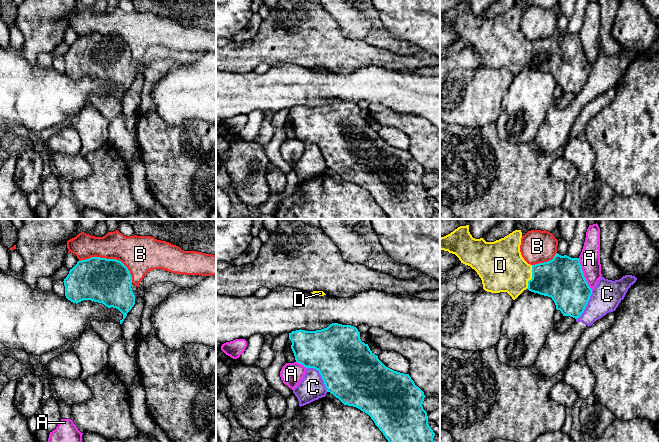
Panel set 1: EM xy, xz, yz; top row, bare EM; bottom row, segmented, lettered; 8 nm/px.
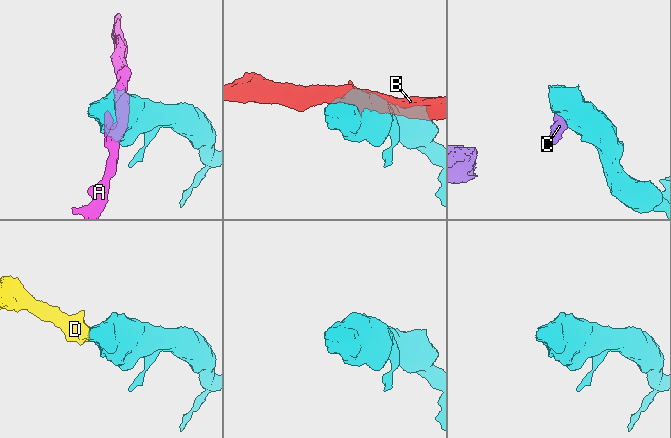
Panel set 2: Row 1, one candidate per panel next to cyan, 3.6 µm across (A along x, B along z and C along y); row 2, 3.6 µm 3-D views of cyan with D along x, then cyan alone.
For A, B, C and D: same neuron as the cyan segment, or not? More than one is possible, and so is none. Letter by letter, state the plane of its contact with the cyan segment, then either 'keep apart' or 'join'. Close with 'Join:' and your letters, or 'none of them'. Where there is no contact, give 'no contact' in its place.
A: yz | keep apart
B: xy | keep apart
C: xz | keep apart
D: yz | join
Join: D

